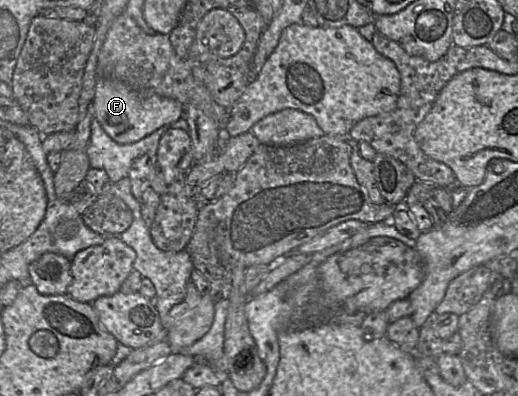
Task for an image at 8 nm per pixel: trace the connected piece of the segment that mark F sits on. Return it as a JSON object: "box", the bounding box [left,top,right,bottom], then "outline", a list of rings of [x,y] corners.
{"box":[93,79,184,144],"outline":[[[111,79],[97,80],[93,108],[94,118],[106,134],[118,144],[135,143],[160,127],[178,121],[184,115],[184,106],[175,99],[138,92],[120,81]]]}

